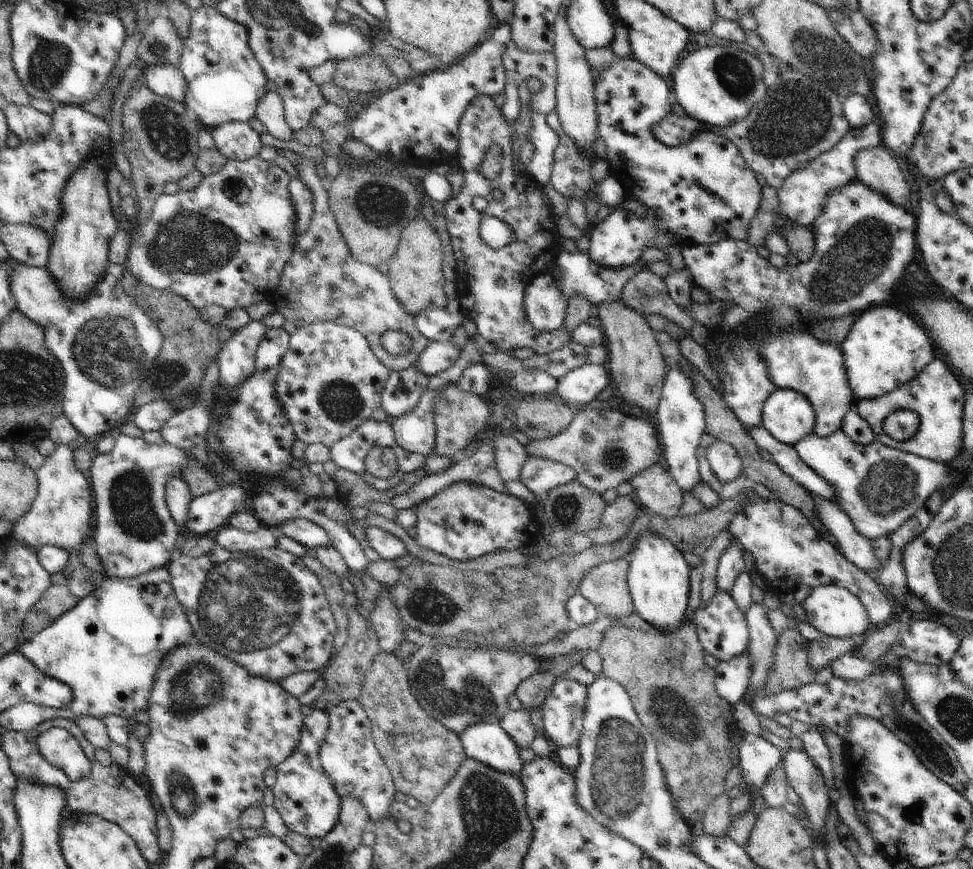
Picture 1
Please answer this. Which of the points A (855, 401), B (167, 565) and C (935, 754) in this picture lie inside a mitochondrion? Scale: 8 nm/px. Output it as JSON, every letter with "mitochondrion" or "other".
{"A":"other","B":"other","C":"mitochondrion"}

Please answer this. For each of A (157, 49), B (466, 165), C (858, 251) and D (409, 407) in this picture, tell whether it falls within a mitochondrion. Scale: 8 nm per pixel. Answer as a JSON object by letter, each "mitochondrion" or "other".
{"A":"mitochondrion","B":"other","C":"mitochondrion","D":"other"}

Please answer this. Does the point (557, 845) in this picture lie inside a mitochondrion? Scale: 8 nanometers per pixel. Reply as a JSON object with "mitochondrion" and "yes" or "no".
{"mitochondrion":"no"}

